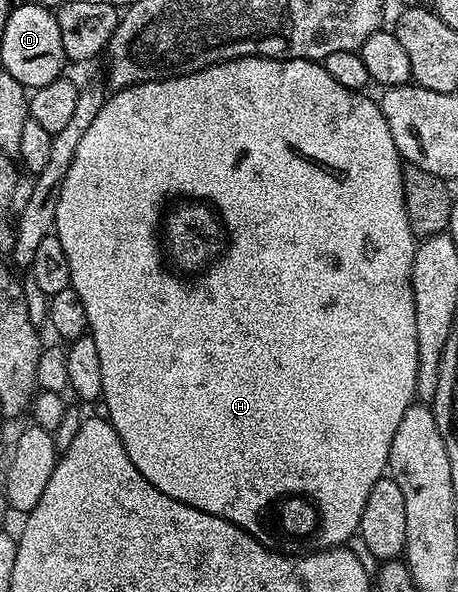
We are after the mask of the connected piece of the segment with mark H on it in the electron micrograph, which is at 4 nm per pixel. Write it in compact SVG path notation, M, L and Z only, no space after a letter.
M236 58L230 62L221 62L218 66L208 66L194 74L181 74L178 78L163 78L128 86L106 97L103 108L99 108L99 116L95 116L95 121L91 128L87 128L79 148L75 148L75 160L71 160L71 168L67 168L67 176L59 192L59 208L55 212L55 233L59 244L63 244L63 252L67 252L67 264L71 264L69 285L72 290L79 292L79 300L83 300L83 308L87 311L88 333L95 340L95 348L99 352L99 368L103 368L101 398L105 402L104 413L115 428L127 456L131 456L131 464L135 464L135 468L139 468L139 472L143 472L143 476L147 476L147 480L151 480L151 484L155 484L159 492L191 508L199 508L211 516L219 516L244 530L255 528L257 510L261 510L261 506L265 506L265 502L269 502L273 494L281 494L281 490L305 490L305 494L313 494L313 498L321 502L321 514L325 514L323 541L330 542L334 548L344 547L349 538L360 531L367 496L371 496L371 488L375 488L389 465L395 428L399 428L403 412L407 412L407 408L414 405L417 398L419 344L415 336L413 299L413 254L417 250L417 242L405 211L401 153L395 148L395 140L391 140L391 128L387 128L387 120L380 105L374 99L372 102L367 95L368 93L360 90L343 88L343 84L338 84L321 62L298 58Z

